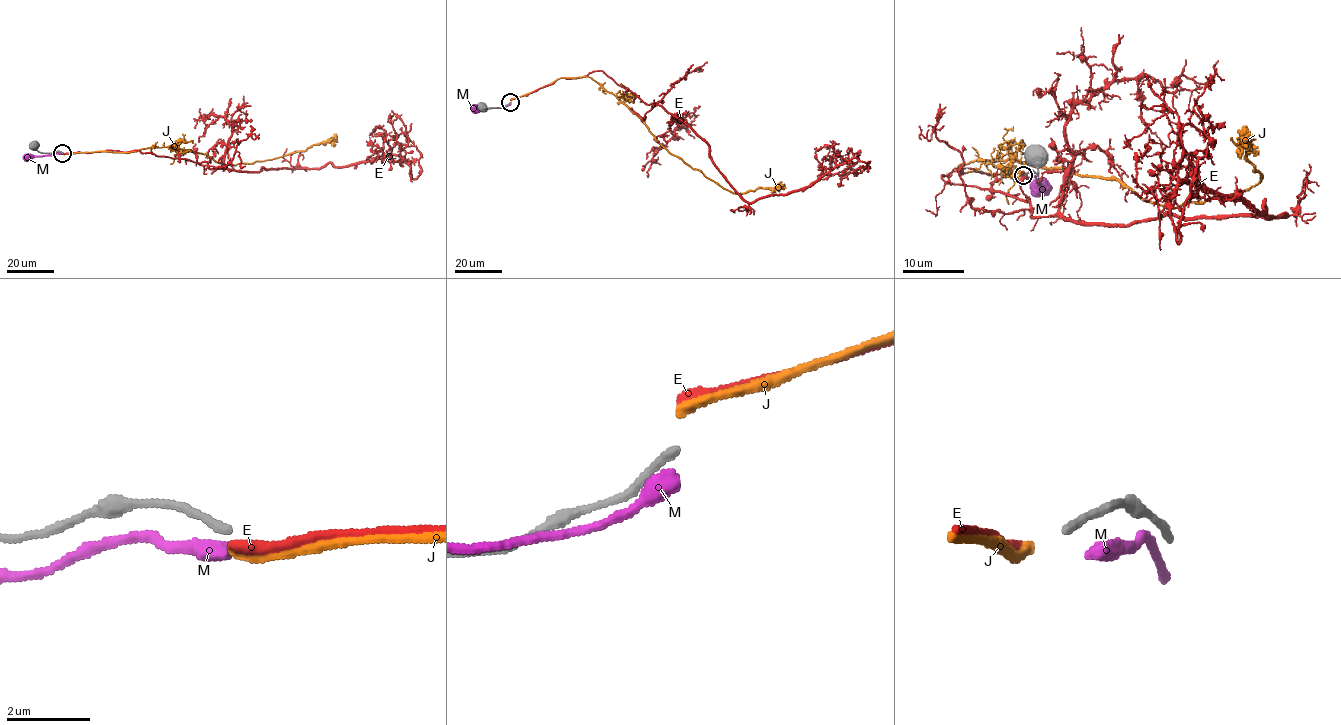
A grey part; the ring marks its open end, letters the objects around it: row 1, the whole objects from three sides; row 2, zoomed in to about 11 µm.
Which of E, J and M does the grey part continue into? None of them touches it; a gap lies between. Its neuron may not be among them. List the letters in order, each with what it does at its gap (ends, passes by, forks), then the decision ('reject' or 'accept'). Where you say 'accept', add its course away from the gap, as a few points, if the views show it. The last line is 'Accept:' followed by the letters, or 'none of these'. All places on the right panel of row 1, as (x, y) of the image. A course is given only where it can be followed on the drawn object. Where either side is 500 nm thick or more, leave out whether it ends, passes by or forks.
E: it ends there; accept; it runs (1016, 177), (942, 177), (1032, 217), (1285, 215), (1181, 182), (1175, 238), (1215, 64)
J: it ends there; reject
M: it ends there; reject
Accept: E

